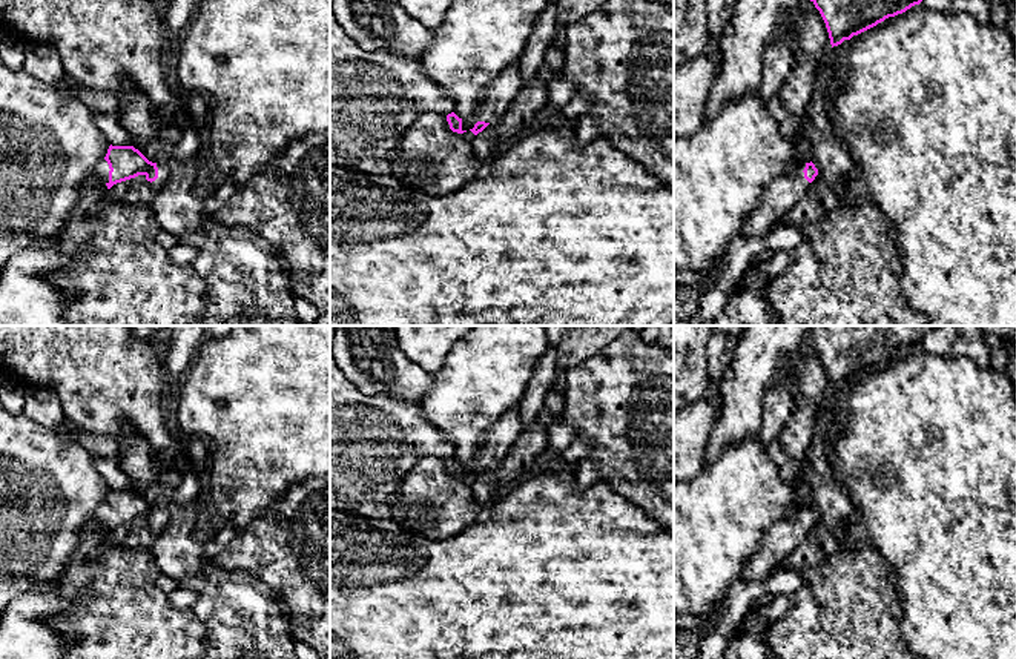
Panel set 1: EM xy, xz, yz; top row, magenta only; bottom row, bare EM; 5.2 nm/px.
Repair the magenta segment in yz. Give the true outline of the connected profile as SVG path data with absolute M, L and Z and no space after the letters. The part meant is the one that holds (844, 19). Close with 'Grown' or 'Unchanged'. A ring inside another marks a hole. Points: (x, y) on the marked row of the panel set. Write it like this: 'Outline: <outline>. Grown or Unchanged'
Outline: M810 0L820 11L830 38L838 46L889 17L905 12L922 0Z. Unchanged

